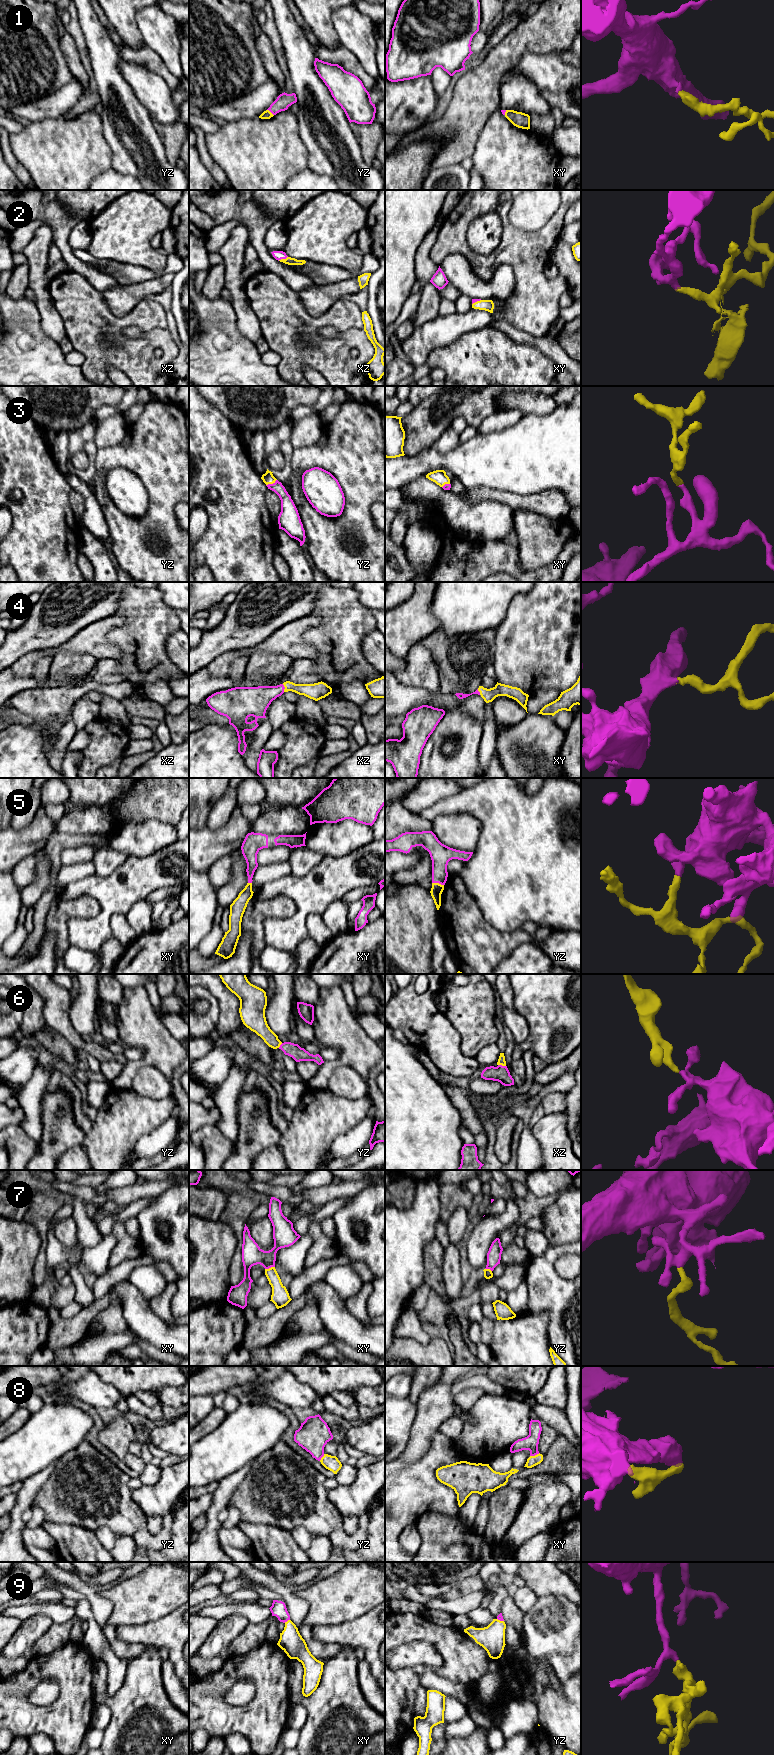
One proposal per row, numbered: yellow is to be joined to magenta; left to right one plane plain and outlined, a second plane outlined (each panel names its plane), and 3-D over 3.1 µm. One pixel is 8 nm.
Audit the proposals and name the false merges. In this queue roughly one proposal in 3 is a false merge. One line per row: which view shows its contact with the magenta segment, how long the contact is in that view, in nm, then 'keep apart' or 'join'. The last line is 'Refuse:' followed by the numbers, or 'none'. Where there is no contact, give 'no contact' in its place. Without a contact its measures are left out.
1: contact in yz; length 80 nm; join
2: contact in xz; length 90 nm; join
3: contact in yz; length 100 nm; join
4: contact in xz; length 70 nm; join
5: contact in yz; length 100 nm; join
6: contact in xz; length 70 nm; join
7: contact in xy; length 80 nm; join
8: contact in xy; length 80 nm; join
9: contact in xy; length 50 nm; join
Refuse: none

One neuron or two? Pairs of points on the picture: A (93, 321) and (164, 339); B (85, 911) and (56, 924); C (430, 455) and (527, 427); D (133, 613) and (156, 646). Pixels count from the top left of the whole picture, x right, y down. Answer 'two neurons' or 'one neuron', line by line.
A: one neuron
B: one neuron
C: one neuron
D: one neuron

